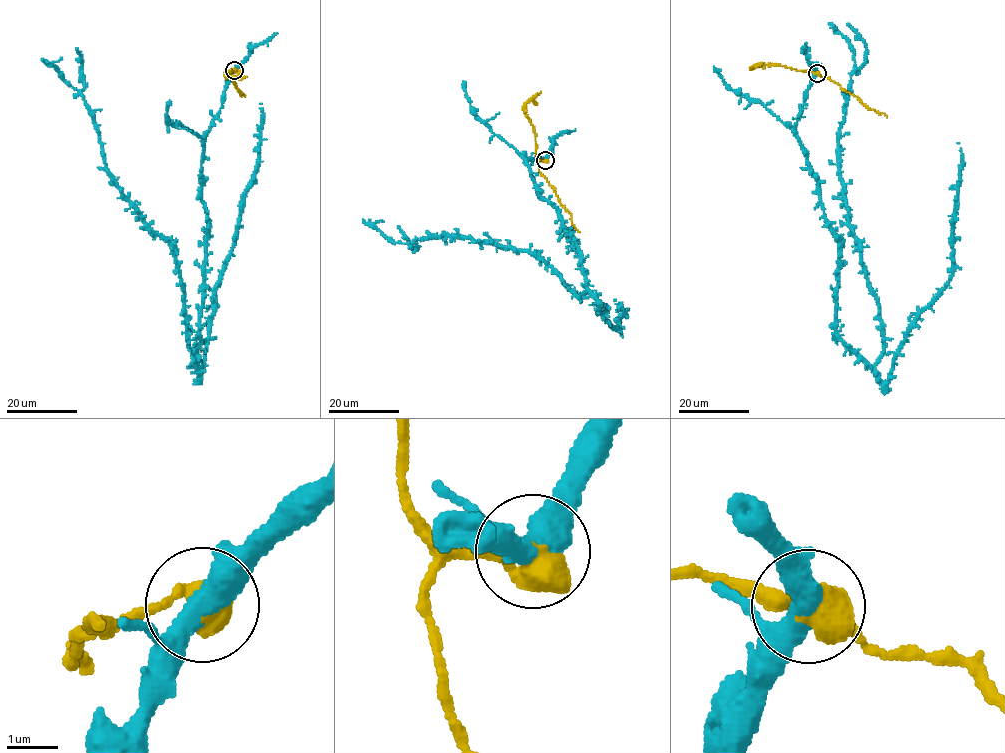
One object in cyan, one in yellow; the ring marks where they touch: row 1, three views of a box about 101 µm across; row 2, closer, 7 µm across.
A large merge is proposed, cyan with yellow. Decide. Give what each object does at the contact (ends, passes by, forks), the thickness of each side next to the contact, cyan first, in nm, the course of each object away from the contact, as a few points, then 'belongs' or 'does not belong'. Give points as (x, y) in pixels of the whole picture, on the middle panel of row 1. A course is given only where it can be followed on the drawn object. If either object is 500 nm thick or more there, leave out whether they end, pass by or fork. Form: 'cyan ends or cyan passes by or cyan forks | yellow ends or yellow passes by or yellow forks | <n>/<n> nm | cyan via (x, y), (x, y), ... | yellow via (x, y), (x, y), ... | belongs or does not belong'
480/650 nm | cyan via (545, 159), (527, 163), (579, 252), (578, 297), (530, 253), (444, 233), (390, 240), (372, 223), (384, 222) | yellow via (545, 160), (537, 163), (539, 172), (552, 187), (579, 231) | does not belong

